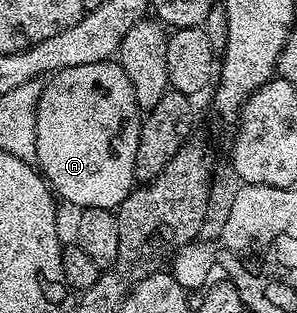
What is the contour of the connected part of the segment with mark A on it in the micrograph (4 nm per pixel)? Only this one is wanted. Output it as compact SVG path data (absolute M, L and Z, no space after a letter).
M113 59L100 60L65 68L49 83L42 89L36 113L37 167L51 189L61 199L63 196L68 203L75 204L75 209L117 209L136 187L136 146L140 142L144 115L136 102L136 90L132 90L132 82L128 82L128 74L124 74L121 64Z

